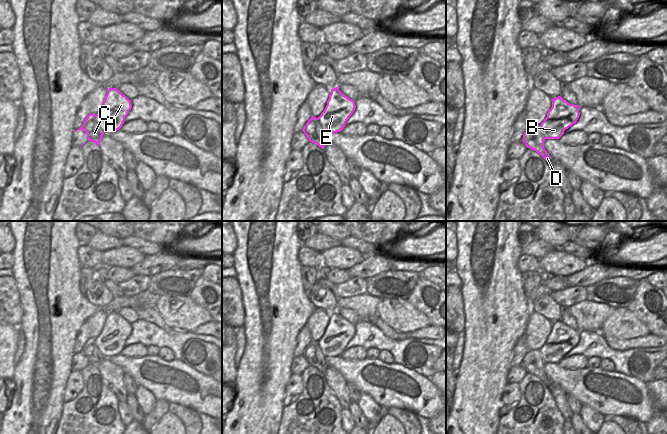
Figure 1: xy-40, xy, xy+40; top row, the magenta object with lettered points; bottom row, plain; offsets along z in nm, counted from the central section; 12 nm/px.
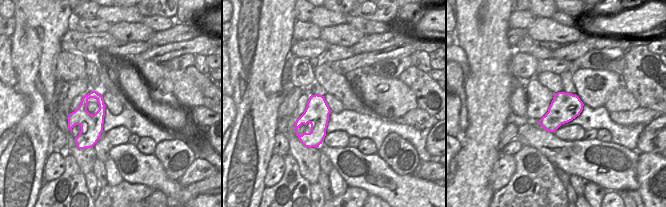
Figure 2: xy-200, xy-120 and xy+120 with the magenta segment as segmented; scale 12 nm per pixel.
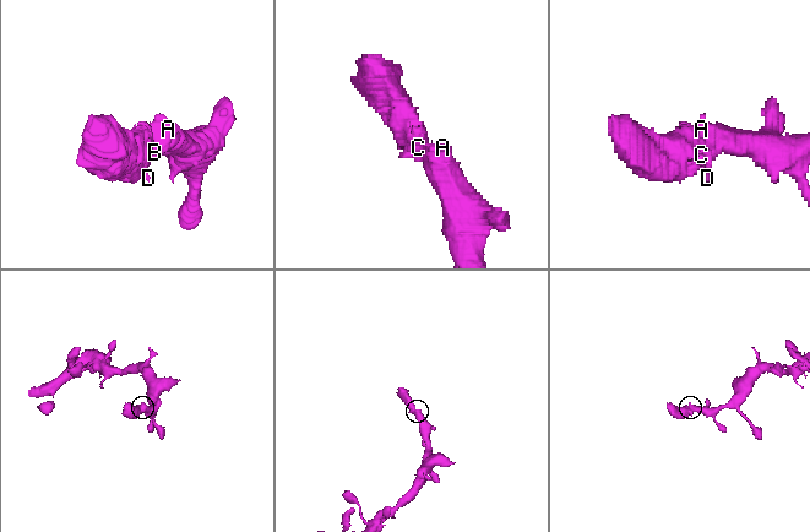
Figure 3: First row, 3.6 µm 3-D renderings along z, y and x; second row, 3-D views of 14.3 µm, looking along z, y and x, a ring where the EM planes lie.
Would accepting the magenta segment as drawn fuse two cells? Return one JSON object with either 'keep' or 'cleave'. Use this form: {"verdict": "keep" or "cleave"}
{"verdict": "keep"}

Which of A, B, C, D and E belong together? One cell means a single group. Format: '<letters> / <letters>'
A B C D E

